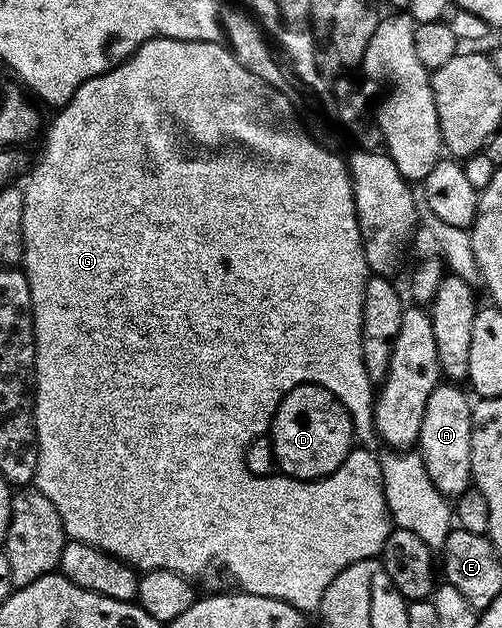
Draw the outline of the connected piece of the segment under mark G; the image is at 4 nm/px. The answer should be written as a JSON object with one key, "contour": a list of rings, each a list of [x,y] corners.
{"contour":[[[155,37],[147,41],[140,49],[136,49],[127,60],[121,62],[116,69],[110,69],[107,73],[97,75],[85,82],[74,95],[72,101],[62,106],[59,113],[51,121],[47,129],[47,138],[43,141],[43,150],[39,153],[39,162],[35,170],[27,177],[27,185],[23,190],[23,260],[22,268],[27,274],[29,291],[31,292],[31,317],[35,320],[35,379],[33,392],[35,395],[35,440],[39,446],[39,462],[35,472],[34,488],[40,489],[57,507],[57,515],[61,515],[63,530],[72,541],[80,541],[94,549],[100,549],[102,553],[108,553],[123,561],[136,571],[150,571],[164,569],[179,573],[188,579],[196,579],[206,571],[210,565],[223,565],[223,569],[236,581],[238,588],[244,593],[272,597],[287,601],[293,607],[304,611],[318,610],[319,601],[325,595],[329,583],[333,583],[331,577],[331,557],[347,557],[350,565],[358,561],[370,561],[378,558],[383,552],[385,543],[389,539],[394,524],[405,531],[413,531],[433,551],[442,550],[445,539],[451,534],[453,528],[453,505],[448,498],[433,487],[433,479],[429,479],[429,471],[425,471],[423,457],[417,451],[383,451],[379,461],[371,453],[356,448],[341,463],[337,471],[333,471],[328,477],[321,477],[317,481],[297,481],[294,477],[272,475],[270,477],[254,477],[245,467],[245,455],[249,443],[253,439],[264,436],[271,428],[271,420],[275,417],[277,407],[289,391],[293,391],[298,385],[320,385],[330,391],[345,407],[345,411],[352,417],[353,433],[356,438],[363,441],[375,441],[375,403],[373,400],[373,382],[365,371],[365,359],[361,359],[361,339],[363,338],[363,288],[369,276],[369,270],[363,258],[363,240],[361,231],[357,227],[357,215],[353,203],[353,187],[351,176],[347,170],[346,160],[326,149],[326,144],[320,143],[304,126],[294,109],[291,108],[289,99],[281,95],[273,87],[269,87],[253,71],[241,67],[235,56],[223,45],[212,41],[178,41],[172,37]]]}

